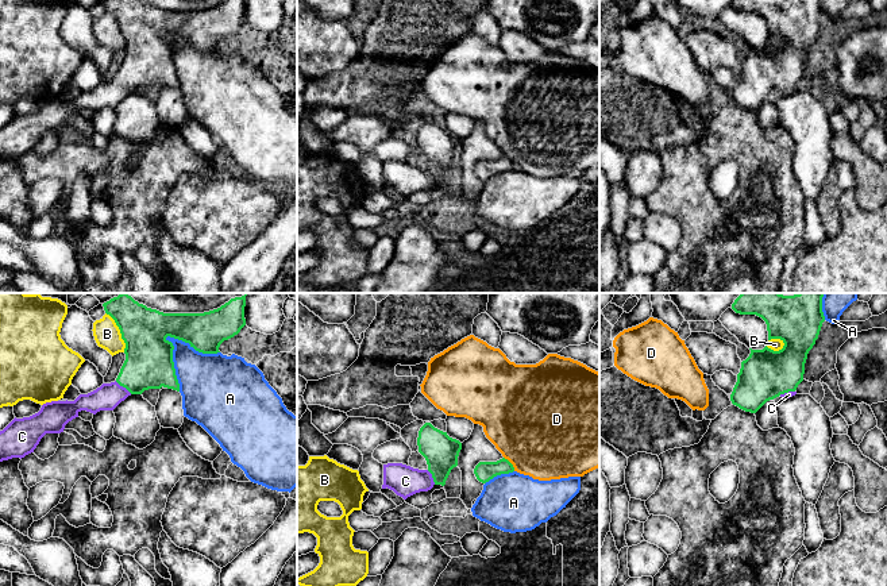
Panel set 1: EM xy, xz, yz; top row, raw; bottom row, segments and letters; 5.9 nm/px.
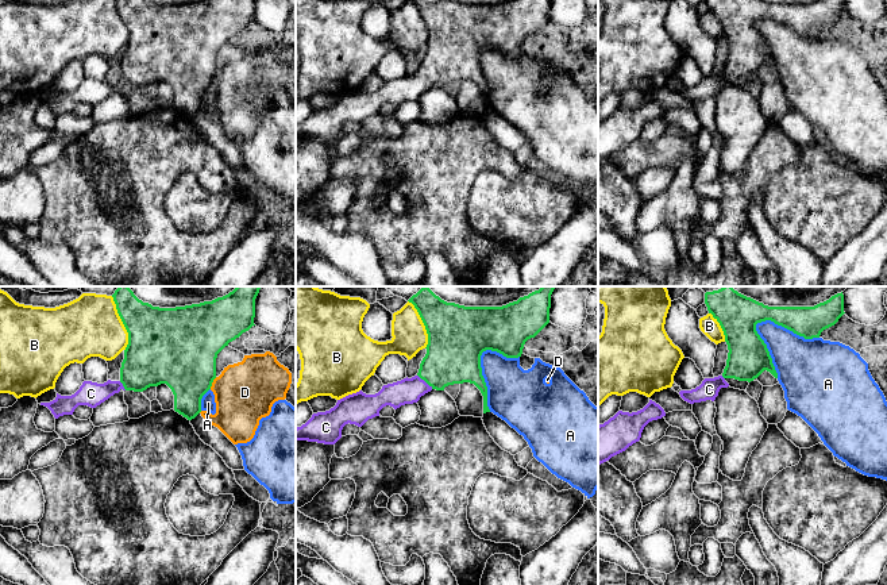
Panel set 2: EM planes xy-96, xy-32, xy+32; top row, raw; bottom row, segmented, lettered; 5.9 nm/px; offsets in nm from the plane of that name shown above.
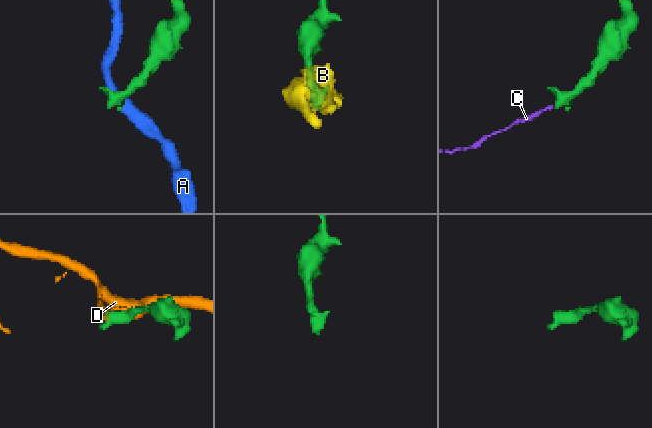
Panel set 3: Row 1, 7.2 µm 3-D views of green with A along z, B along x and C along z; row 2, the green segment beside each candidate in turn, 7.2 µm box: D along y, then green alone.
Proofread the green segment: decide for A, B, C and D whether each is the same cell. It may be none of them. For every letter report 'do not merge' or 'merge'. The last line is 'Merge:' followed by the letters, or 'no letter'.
A: do not merge
B: do not merge
C: merge
D: do not merge
Merge: C

